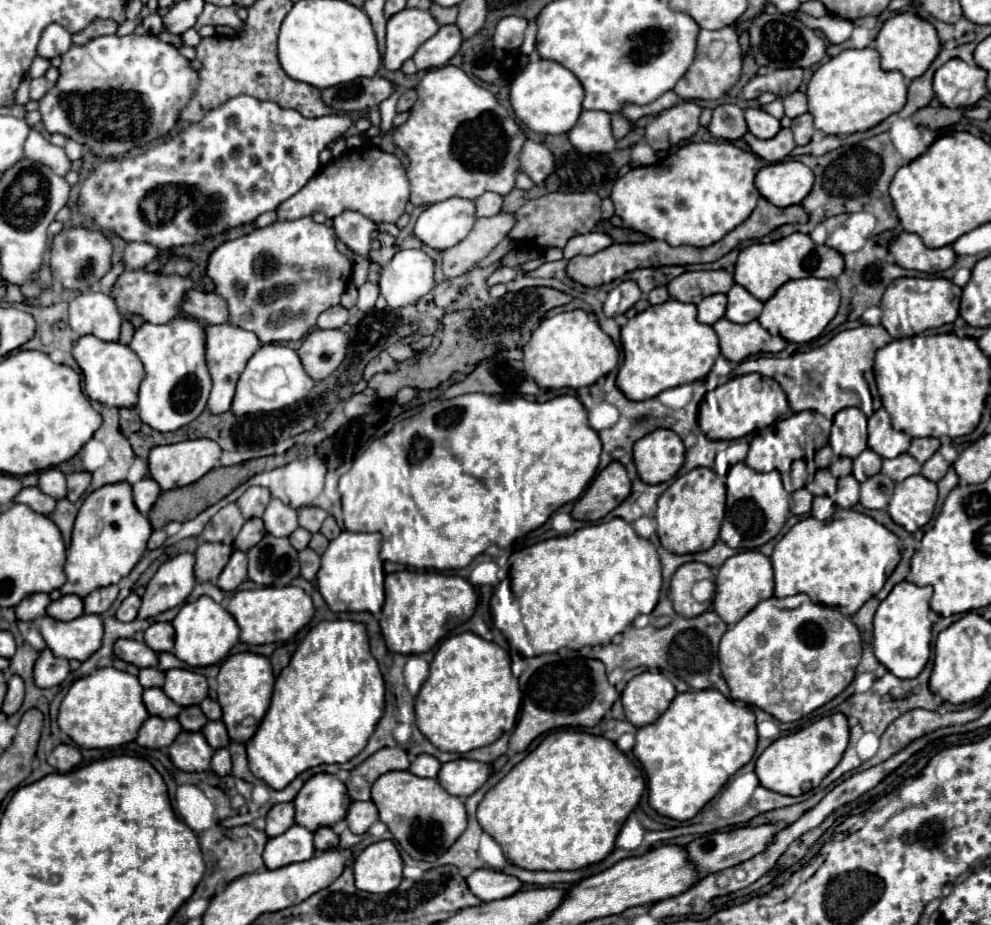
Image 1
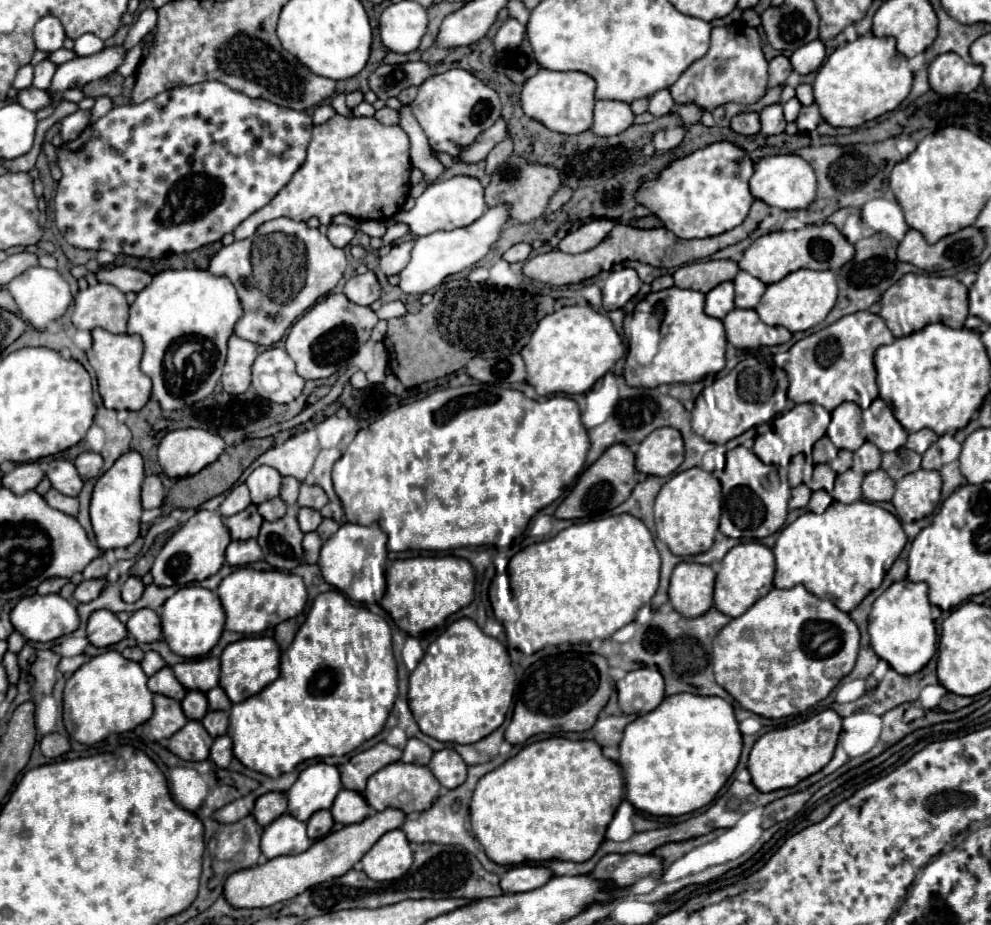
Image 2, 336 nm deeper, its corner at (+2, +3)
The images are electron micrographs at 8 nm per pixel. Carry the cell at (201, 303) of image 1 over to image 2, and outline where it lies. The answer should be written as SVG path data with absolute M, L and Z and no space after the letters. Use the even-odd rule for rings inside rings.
M118 266L118 268L106 268L106 270L98 270L96 272L98 282L106 282L116 286L120 292L140 292L142 288L146 288L146 284L150 284L152 276L148 272L130 268L130 266Z

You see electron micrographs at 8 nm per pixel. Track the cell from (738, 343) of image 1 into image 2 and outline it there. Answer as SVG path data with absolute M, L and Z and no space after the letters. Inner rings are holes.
M732 310L722 320L726 338L734 348L758 348L758 346L778 346L792 338L792 334L782 326L764 324L754 310Z

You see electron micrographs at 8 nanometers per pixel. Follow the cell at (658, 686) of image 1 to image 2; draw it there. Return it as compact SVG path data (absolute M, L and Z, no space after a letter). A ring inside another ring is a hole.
M644 666L628 672L616 682L618 704L624 714L646 714L664 700L664 678L656 666Z

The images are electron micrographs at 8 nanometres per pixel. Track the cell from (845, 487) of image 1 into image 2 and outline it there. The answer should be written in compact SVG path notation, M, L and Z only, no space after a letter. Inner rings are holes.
M846 470L836 476L836 486L832 490L832 498L842 504L852 504L862 498L862 476L854 470Z

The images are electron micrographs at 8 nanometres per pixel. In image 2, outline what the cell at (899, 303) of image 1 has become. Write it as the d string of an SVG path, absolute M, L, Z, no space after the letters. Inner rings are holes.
M906 274L902 280L898 280L898 284L892 284L882 294L880 306L880 316L896 338L918 332L934 322L942 322L950 328L962 328L968 316L968 288L952 276Z

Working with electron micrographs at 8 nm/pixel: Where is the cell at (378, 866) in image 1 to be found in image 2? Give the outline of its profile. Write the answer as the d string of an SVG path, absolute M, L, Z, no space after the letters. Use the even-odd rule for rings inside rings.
M402 830L386 832L362 858L362 870L370 880L388 882L402 878L412 866L412 850Z

